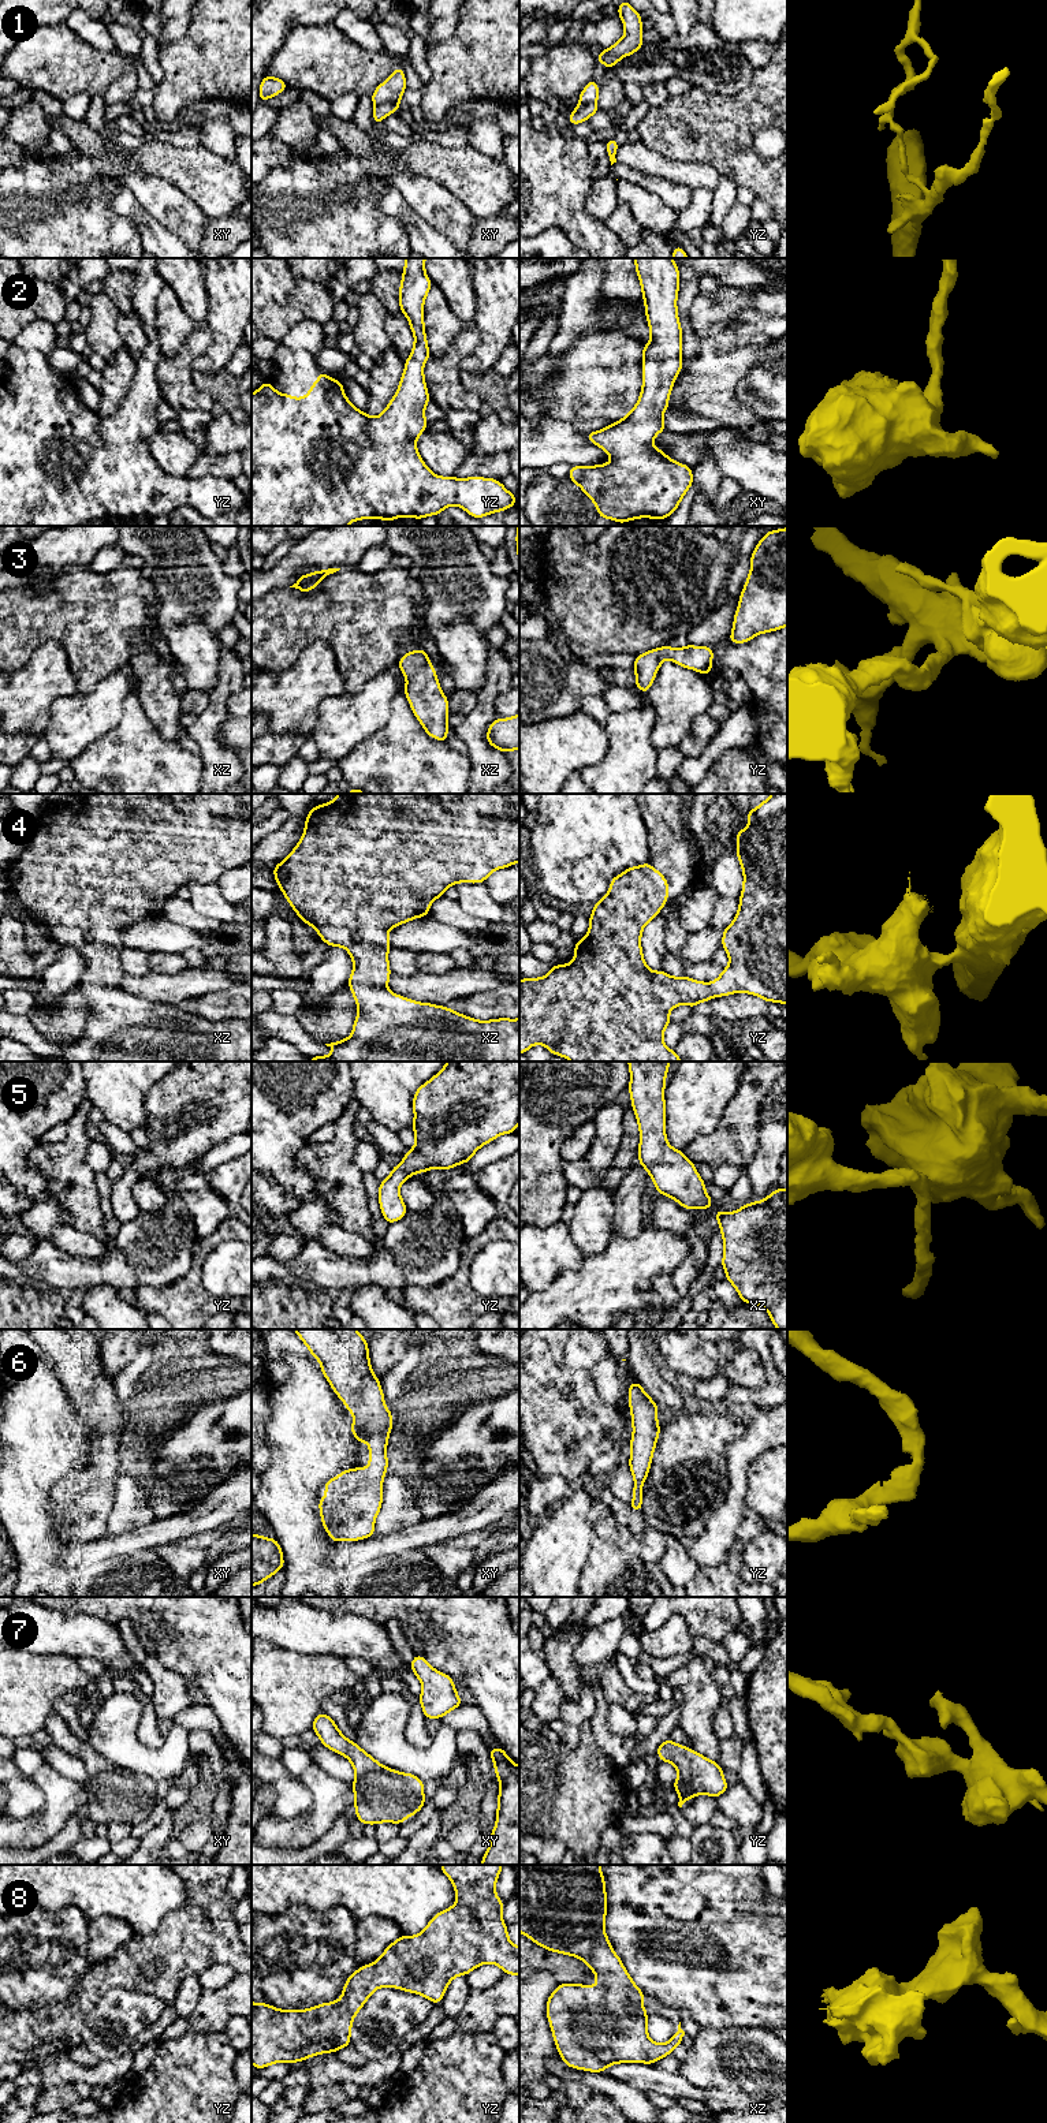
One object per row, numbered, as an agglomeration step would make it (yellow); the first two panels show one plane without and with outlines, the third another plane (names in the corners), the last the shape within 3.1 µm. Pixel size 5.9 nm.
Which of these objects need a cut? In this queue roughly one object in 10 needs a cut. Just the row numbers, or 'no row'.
1

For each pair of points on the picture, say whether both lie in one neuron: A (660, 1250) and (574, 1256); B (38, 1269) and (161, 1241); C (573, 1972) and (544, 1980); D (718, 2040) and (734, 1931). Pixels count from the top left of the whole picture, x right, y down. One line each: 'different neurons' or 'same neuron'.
A: different neurons
B: same neuron
C: different neurons
D: different neurons

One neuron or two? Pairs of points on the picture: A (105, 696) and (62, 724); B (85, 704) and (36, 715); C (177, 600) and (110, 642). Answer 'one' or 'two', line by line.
A: one
B: two
C: two

